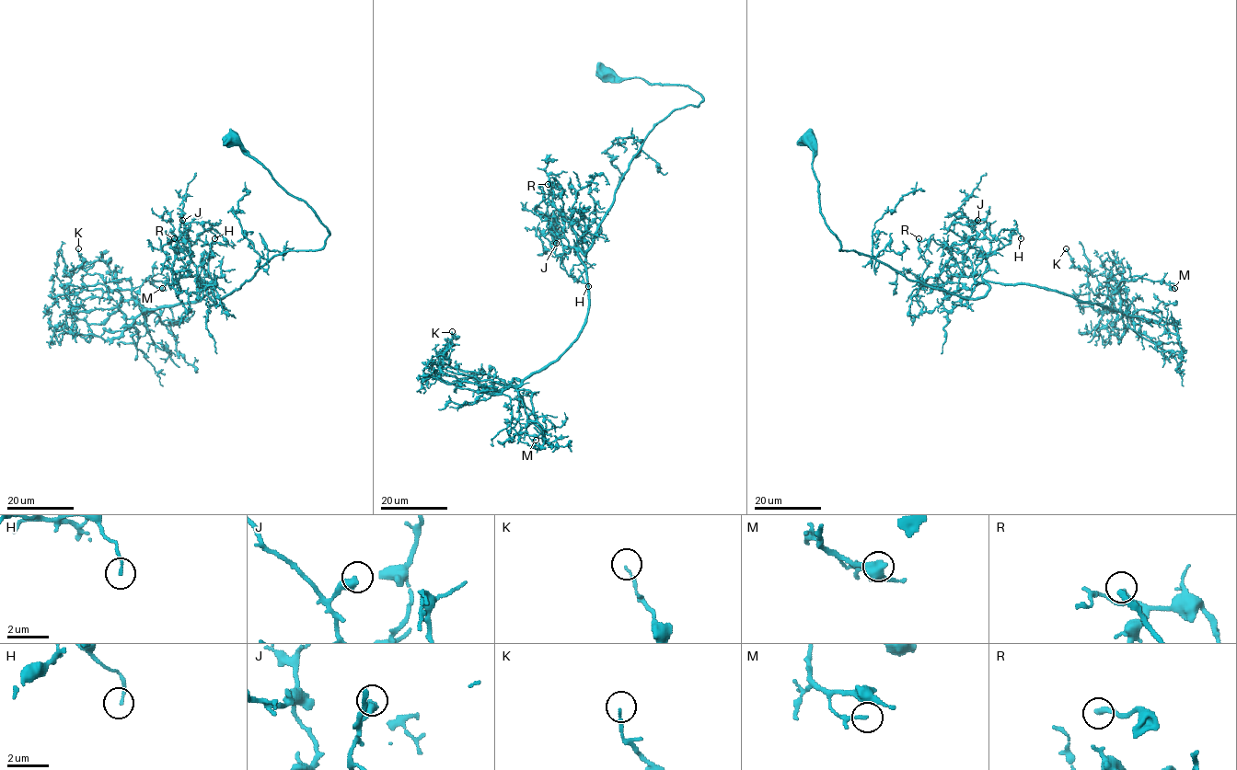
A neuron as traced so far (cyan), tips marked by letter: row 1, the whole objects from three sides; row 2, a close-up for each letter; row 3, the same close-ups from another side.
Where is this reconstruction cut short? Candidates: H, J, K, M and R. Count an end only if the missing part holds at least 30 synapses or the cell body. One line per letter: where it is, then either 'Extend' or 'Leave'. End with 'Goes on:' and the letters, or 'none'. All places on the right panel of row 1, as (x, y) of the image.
H: Place: (1021, 238). Leave
J: Place: (977, 220). Leave
K: Place: (1066, 248). Leave
M: Place: (1174, 288). Leave
R: Place: (919, 238). Leave
Goes on: none

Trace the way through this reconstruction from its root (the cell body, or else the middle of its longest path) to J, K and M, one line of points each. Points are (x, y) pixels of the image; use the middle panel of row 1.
J: (606, 74), (687, 86), (703, 99), (674, 109), (647, 135), (584, 254), (572, 247), (557, 257), (556, 243)
K: (606, 74), (703, 99), (654, 126), (578, 252), (581, 332), (508, 386), (443, 364), (452, 331)
M: (606, 74), (703, 99), (654, 126), (578, 252), (579, 337), (511, 384), (536, 440)

